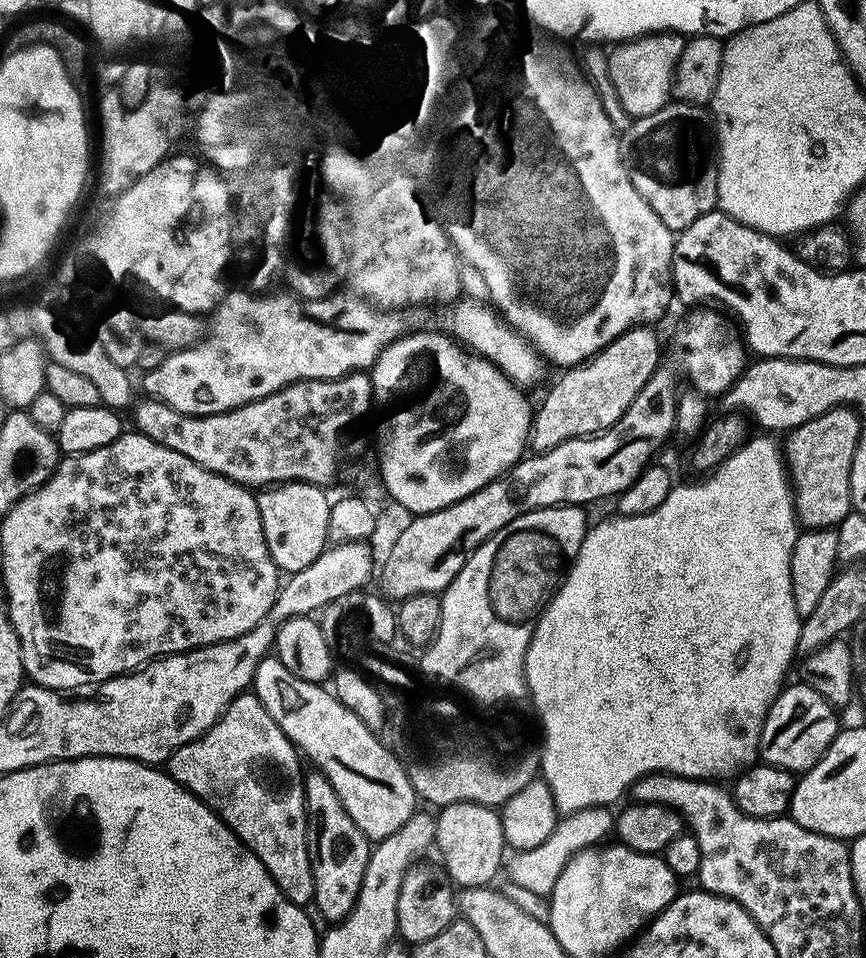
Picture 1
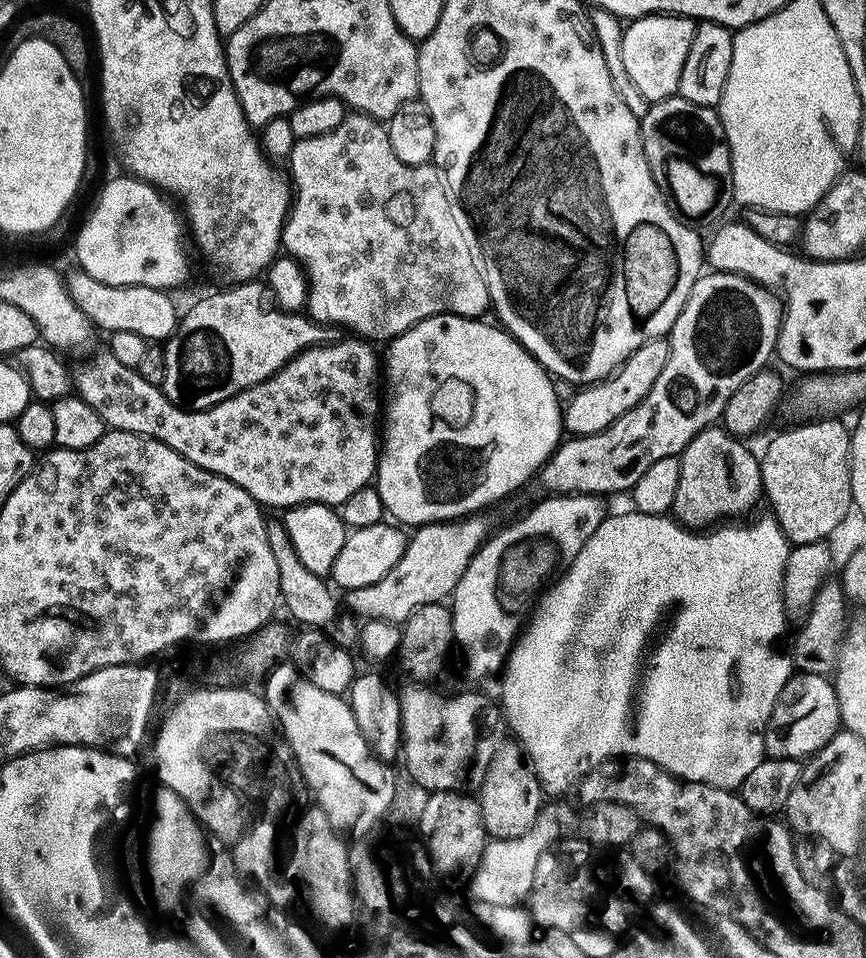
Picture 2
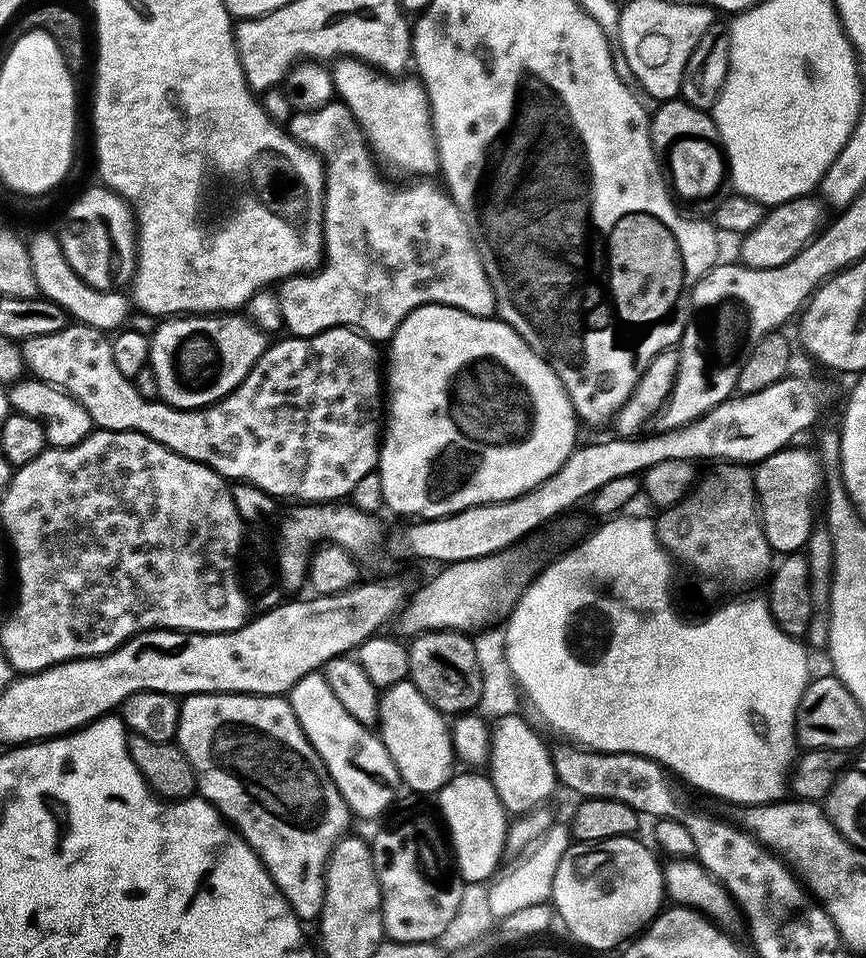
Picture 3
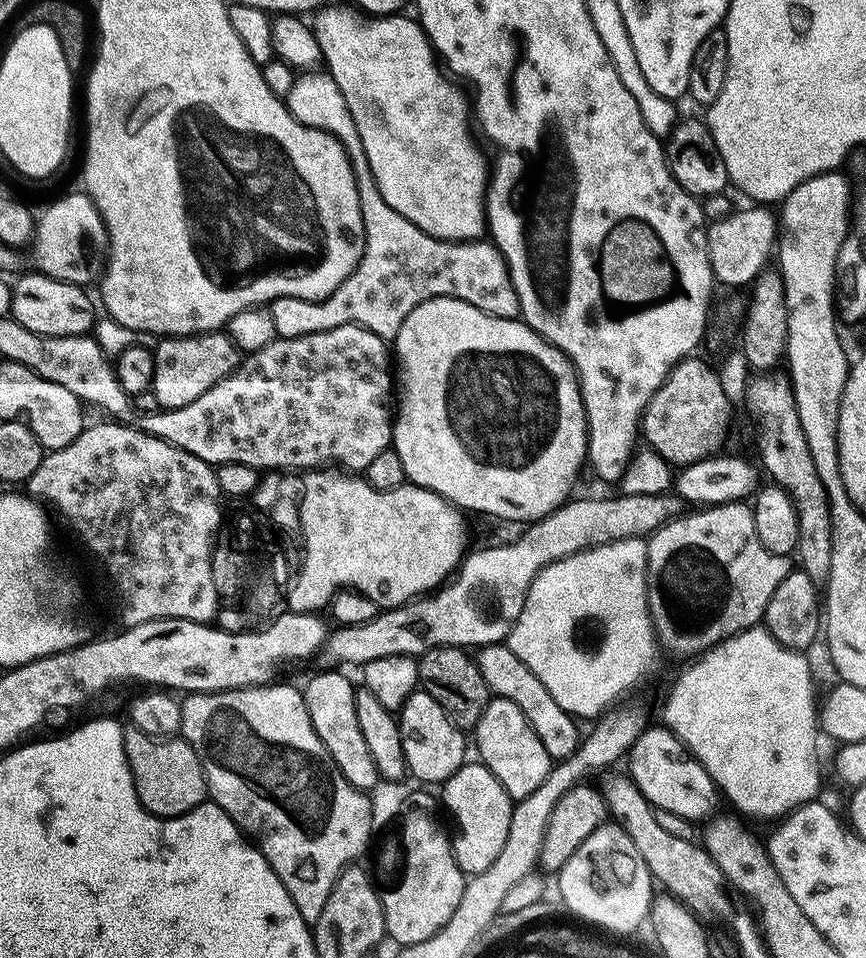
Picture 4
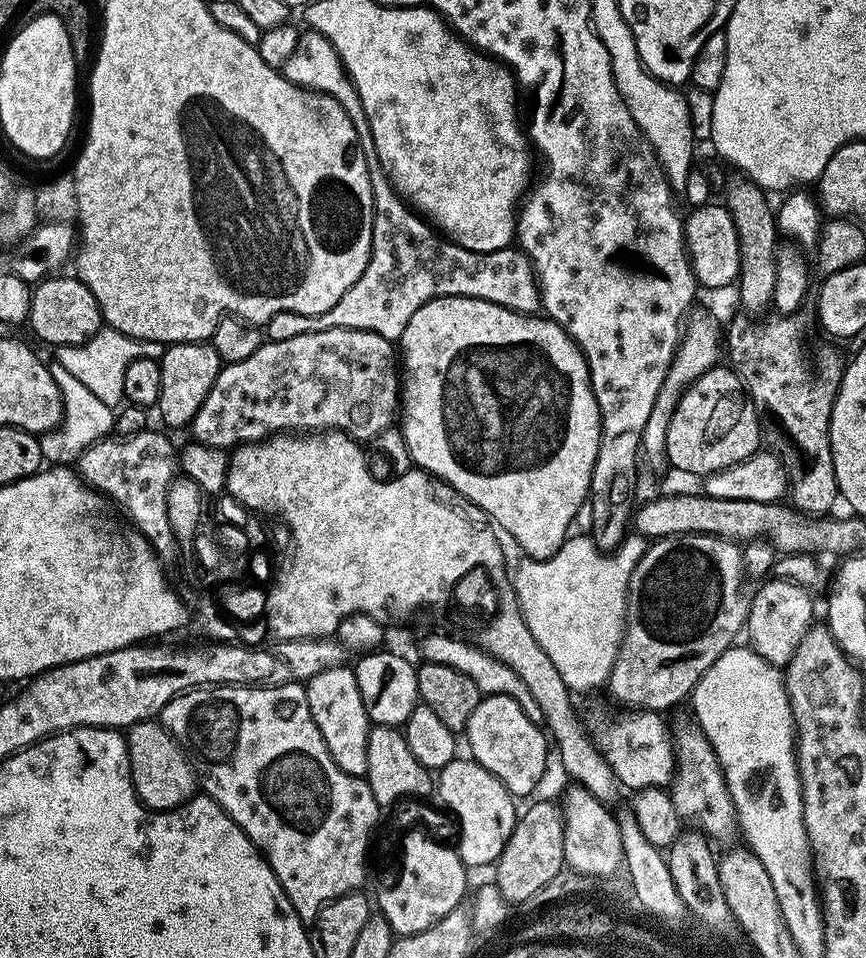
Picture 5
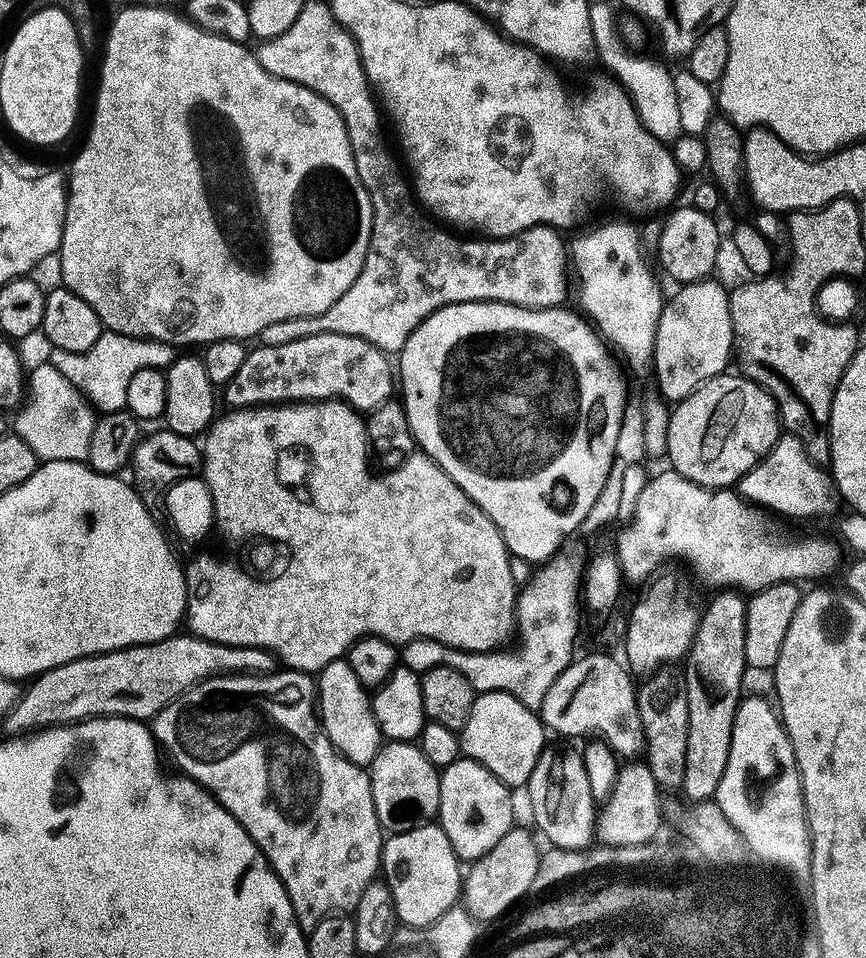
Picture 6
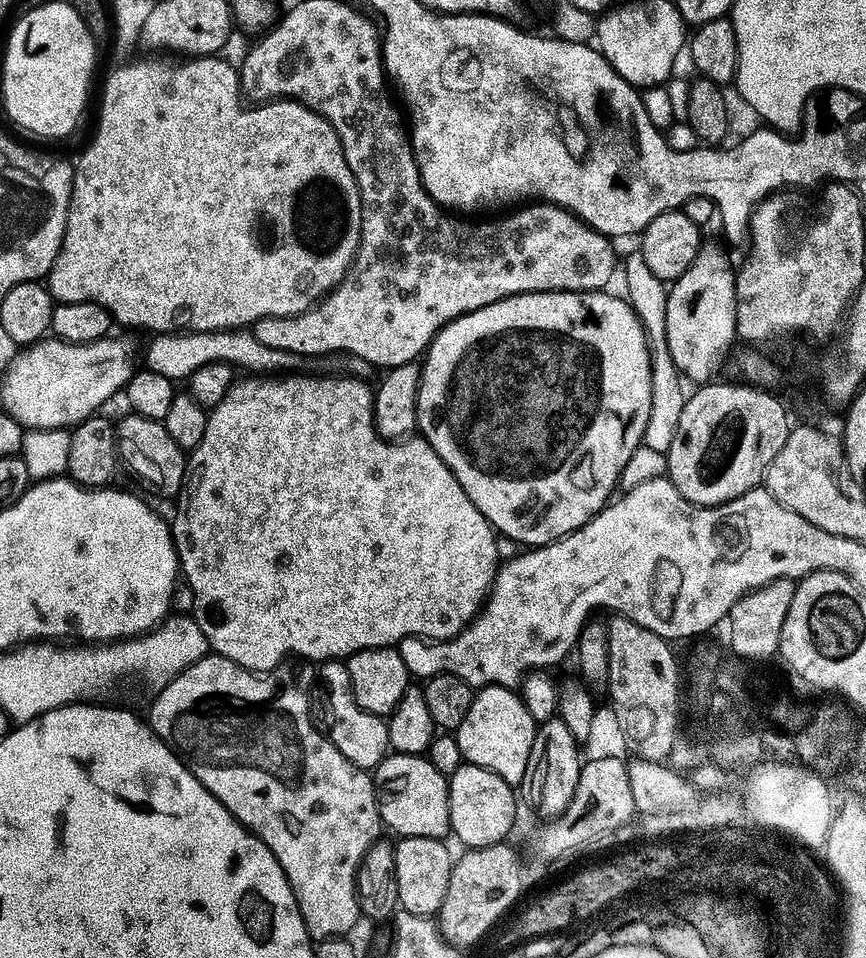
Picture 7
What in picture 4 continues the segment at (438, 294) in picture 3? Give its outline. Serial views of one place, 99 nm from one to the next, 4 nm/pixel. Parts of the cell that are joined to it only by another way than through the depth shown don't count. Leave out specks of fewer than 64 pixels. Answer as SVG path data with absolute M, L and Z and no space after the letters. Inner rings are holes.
M304 74L299 77L298 87L290 90L286 98L289 110L294 114L298 122L310 129L322 129L342 141L344 149L351 158L352 167L355 170L356 181L359 184L359 200L362 202L362 214L364 222L364 257L358 266L358 270L337 290L330 298L319 300L317 304L311 304L309 300L298 298L282 298L270 305L270 311L277 326L279 339L293 340L303 336L322 334L330 330L338 330L347 324L357 324L359 328L370 330L375 336L380 336L385 342L395 341L396 335L402 330L406 318L414 314L418 306L422 306L431 300L437 300L443 296L451 296L494 318L503 320L515 320L520 316L520 303L518 302L518 290L514 288L514 282L510 278L508 263L504 261L504 255L496 249L491 242L473 242L470 244L451 244L449 240L430 238L418 226L406 222L396 210L393 210L382 198L381 192L374 182L373 171L370 170L369 159L366 158L366 150L362 145L362 136L358 134L358 128L354 123L354 116L342 95L342 90L332 77L324 74L319 80L316 74Z

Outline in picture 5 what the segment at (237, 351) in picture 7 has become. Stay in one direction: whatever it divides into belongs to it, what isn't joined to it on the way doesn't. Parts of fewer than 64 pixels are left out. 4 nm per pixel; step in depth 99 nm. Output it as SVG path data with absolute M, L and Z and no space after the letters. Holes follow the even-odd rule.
M107 326L101 328L90 342L77 348L58 348L54 352L55 363L66 368L67 373L74 374L106 406L119 409L125 403L124 391L126 390L126 370L134 366L142 358L163 360L166 348L158 342L146 342L138 338L130 338L118 330Z

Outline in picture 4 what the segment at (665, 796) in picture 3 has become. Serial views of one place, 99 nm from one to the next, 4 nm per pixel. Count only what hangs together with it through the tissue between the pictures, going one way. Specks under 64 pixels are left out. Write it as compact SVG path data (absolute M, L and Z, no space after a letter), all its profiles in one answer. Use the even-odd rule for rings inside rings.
M497 646L481 649L477 653L476 661L482 670L483 677L486 678L489 689L497 697L521 702L523 713L526 714L530 724L534 726L535 733L538 734L538 738L542 739L542 744L545 746L547 753L553 758L553 761L563 762L576 753L580 745L580 736L578 738L578 728L576 726L577 721L568 712L561 712L556 702L546 694L521 698L522 684L518 680L512 680L512 670L510 668L512 655L507 647Z

